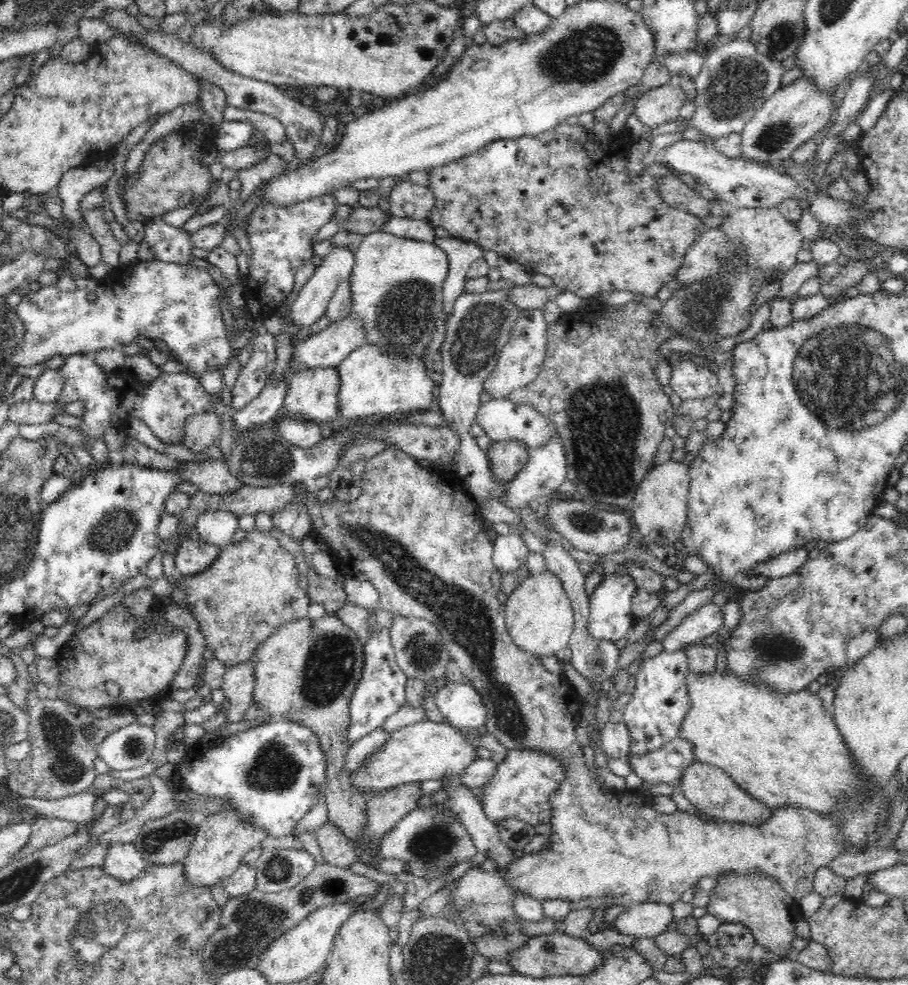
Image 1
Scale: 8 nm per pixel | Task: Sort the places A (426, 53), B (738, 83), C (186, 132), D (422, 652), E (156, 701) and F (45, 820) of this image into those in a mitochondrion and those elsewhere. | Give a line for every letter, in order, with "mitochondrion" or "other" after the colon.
A: other
B: mitochondrion
C: other
D: mitochondrion
E: other
F: other

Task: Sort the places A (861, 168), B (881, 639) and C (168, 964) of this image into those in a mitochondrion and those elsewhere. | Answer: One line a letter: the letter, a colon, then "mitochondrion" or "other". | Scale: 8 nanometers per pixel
A: other
B: other
C: other

